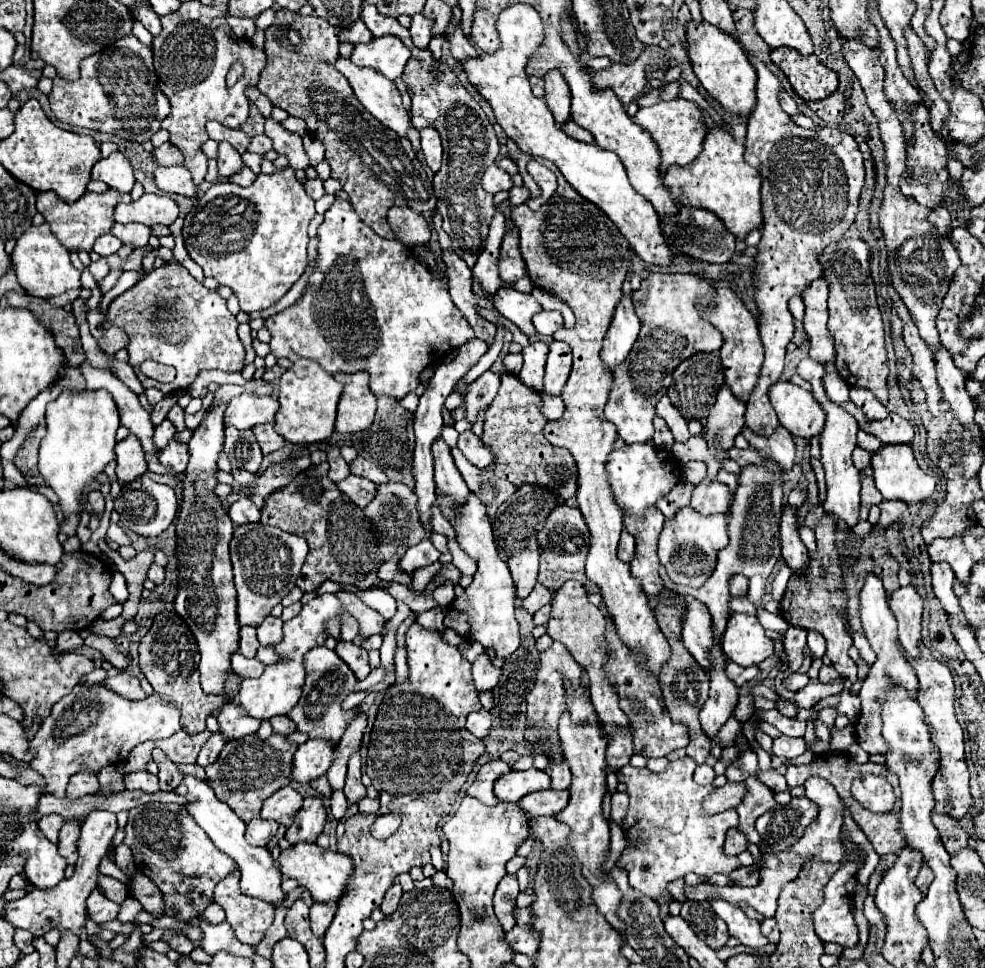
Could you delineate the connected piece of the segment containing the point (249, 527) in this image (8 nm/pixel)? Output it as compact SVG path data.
M262 522L244 524L234 530L230 542L230 556L234 566L234 584L238 592L238 622L248 626L258 626L270 610L280 604L280 600L296 586L296 578L308 554L308 544L296 536L288 534L276 526L266 526Z

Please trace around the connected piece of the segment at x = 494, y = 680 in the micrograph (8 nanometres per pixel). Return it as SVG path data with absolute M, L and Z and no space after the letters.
M482 654L476 658L476 662L472 664L472 676L474 676L474 686L476 692L488 692L498 684L500 678L500 668L492 666L488 656Z

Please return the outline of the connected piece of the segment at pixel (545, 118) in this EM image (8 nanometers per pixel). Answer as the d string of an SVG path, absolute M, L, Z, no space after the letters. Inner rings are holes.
M512 4L500 12L496 28L502 40L502 48L494 54L480 54L478 58L468 58L462 62L462 68L466 70L470 82L492 106L496 120L506 132L506 136L514 140L522 152L554 162L564 174L566 182L570 182L570 186L578 190L580 196L592 200L598 208L606 212L610 220L614 220L614 224L630 242L630 248L642 260L660 266L670 264L672 252L664 244L658 214L654 206L630 186L620 158L608 150L598 148L596 144L584 144L566 136L562 128L556 126L546 102L532 94L524 68L528 58L544 42L540 14L536 14L530 4Z

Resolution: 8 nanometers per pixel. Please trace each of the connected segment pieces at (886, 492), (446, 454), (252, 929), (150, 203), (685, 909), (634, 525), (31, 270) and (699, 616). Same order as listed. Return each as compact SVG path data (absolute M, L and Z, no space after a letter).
M884 444L880 448L880 452L876 452L872 456L872 470L874 470L874 480L876 480L876 488L880 490L880 494L886 500L902 500L906 504L918 504L928 500L934 492L936 492L936 480L934 476L926 474L914 454L912 448L906 444Z
M438 438L432 444L432 454L434 454L436 494L438 496L450 496L456 514L460 514L460 508L462 508L464 500L468 498L470 490L464 484L464 478L460 476L458 468L454 466L454 460L450 456L450 446L442 438Z
M240 870L220 880L214 890L214 902L226 912L226 922L234 928L238 940L256 946L274 920L274 906L254 900L240 892Z
M142 194L130 204L118 204L114 210L116 222L140 222L152 224L172 224L178 218L178 206L168 194Z
M686 900L682 904L680 916L688 920L690 928L696 932L700 940L704 940L710 948L720 948L728 940L726 924L712 912L712 906L708 902L694 902Z
M650 508L642 520L624 520L626 530L636 538L636 556L630 562L630 572L634 578L642 582L642 590L648 596L648 600L654 600L662 588L664 582L658 574L658 536L664 528L664 516L658 508Z
M44 222L42 226L30 226L16 242L12 252L12 268L18 276L20 286L32 294L50 300L54 306L64 306L78 298L80 294L80 270L76 270L70 262L70 252L56 240L50 232L50 226Z
M688 598L686 602L686 612L682 616L682 642L696 662L708 668L708 648L712 646L710 612L696 598Z

